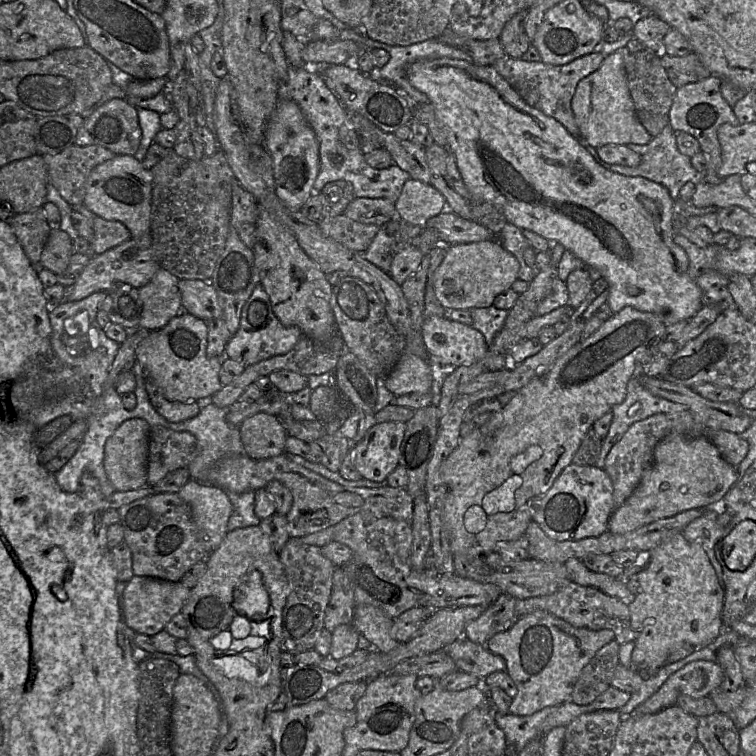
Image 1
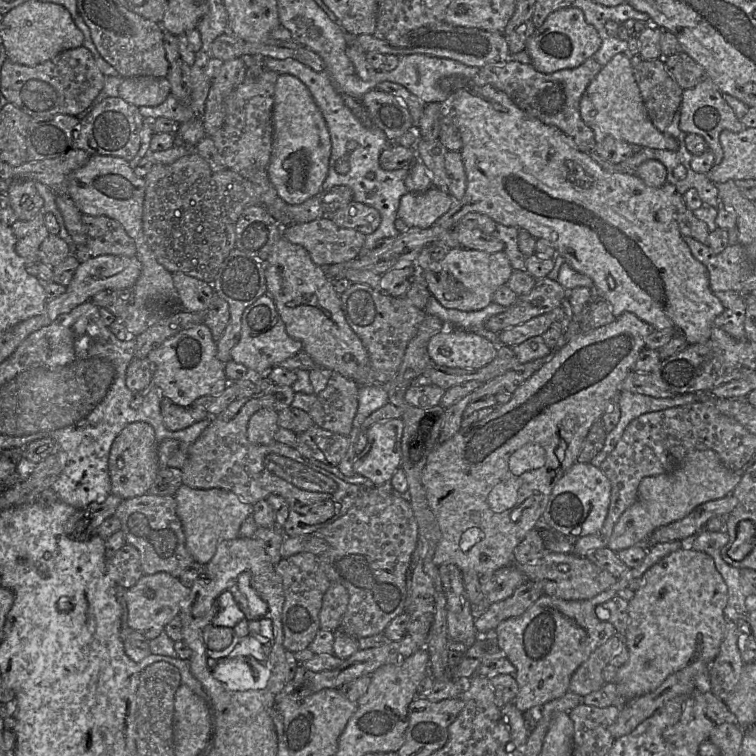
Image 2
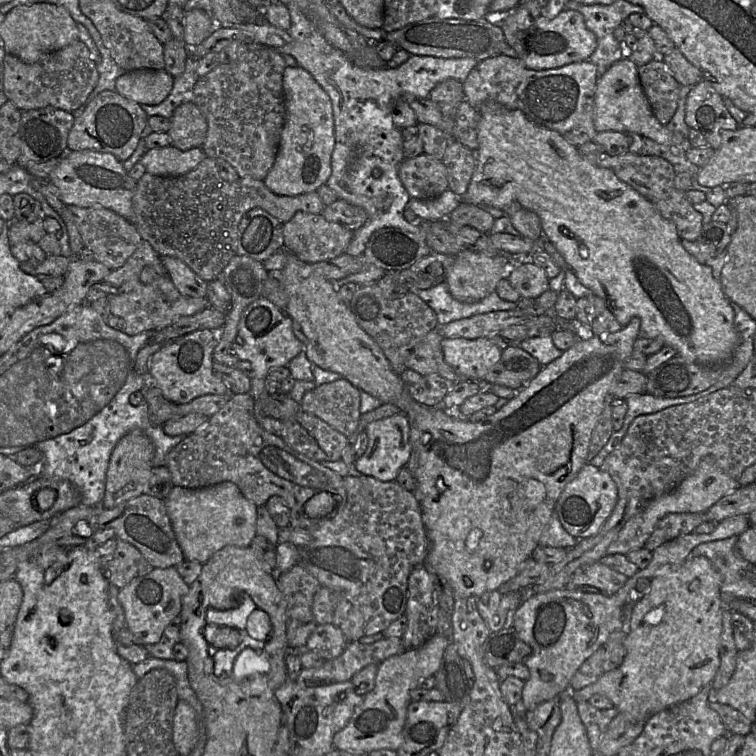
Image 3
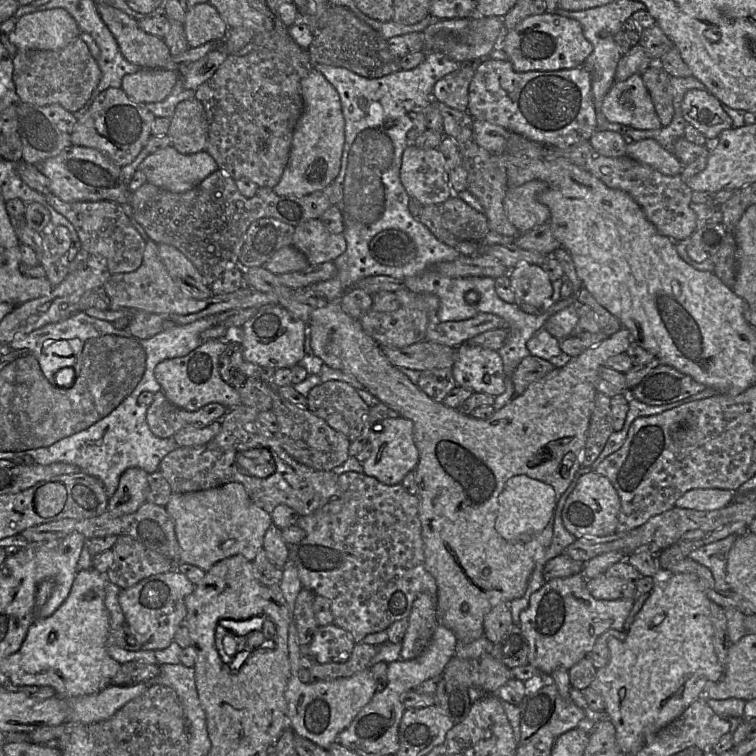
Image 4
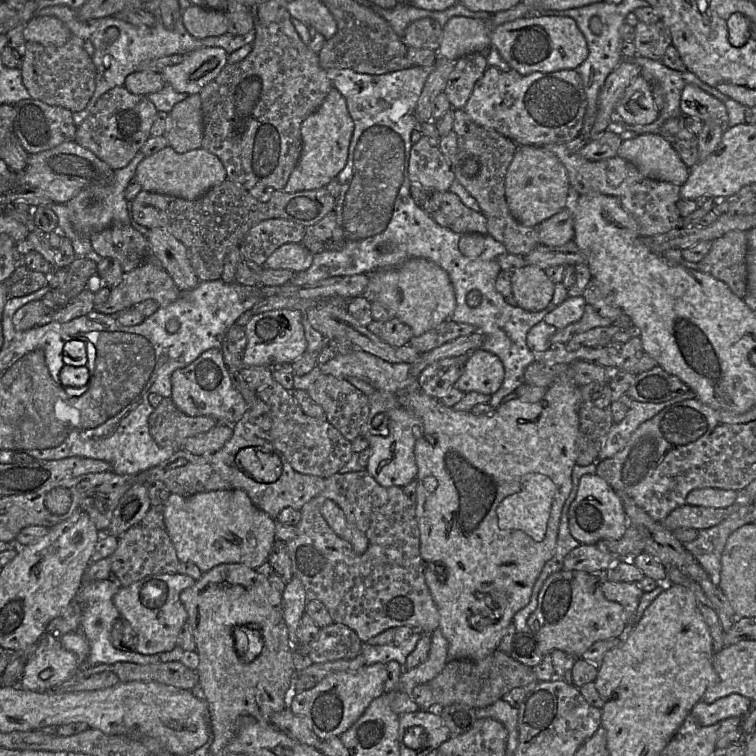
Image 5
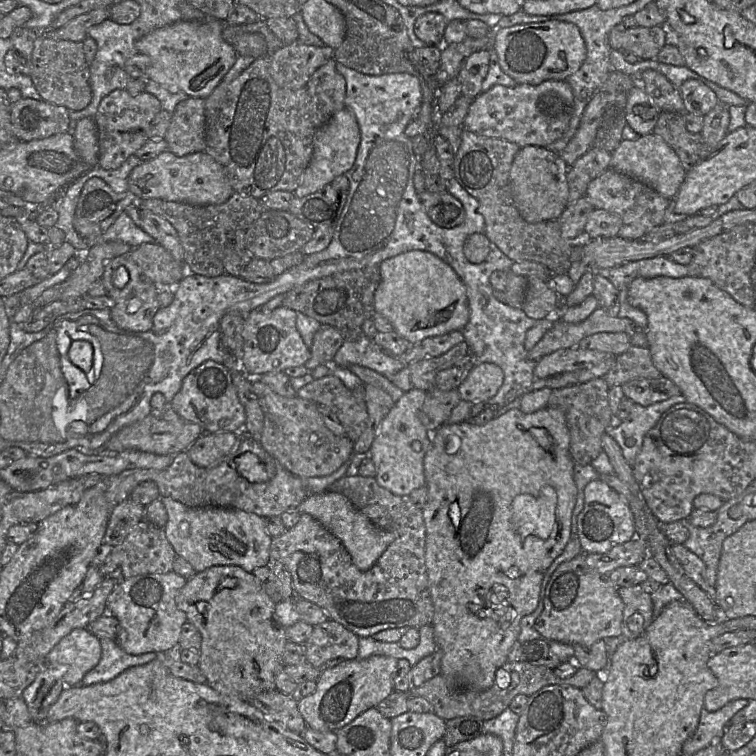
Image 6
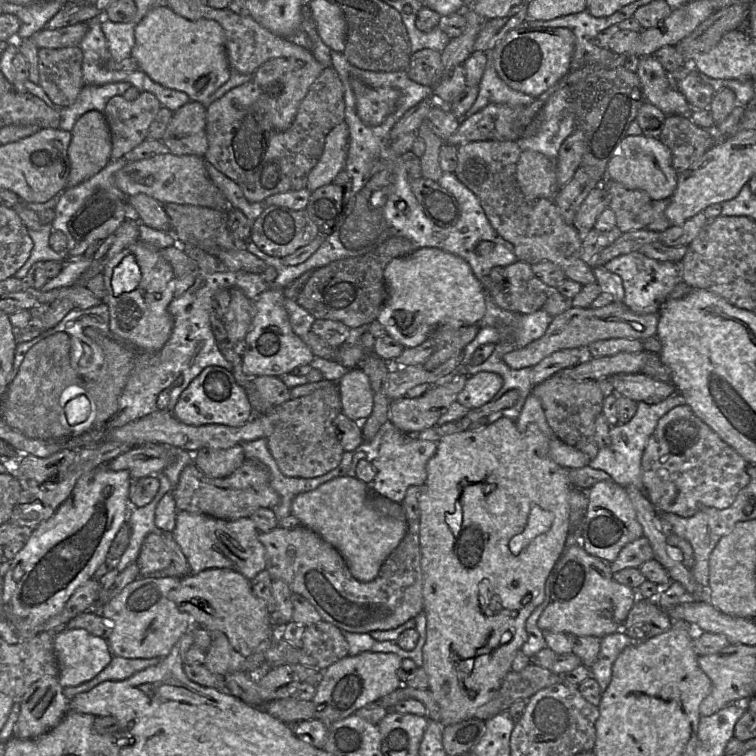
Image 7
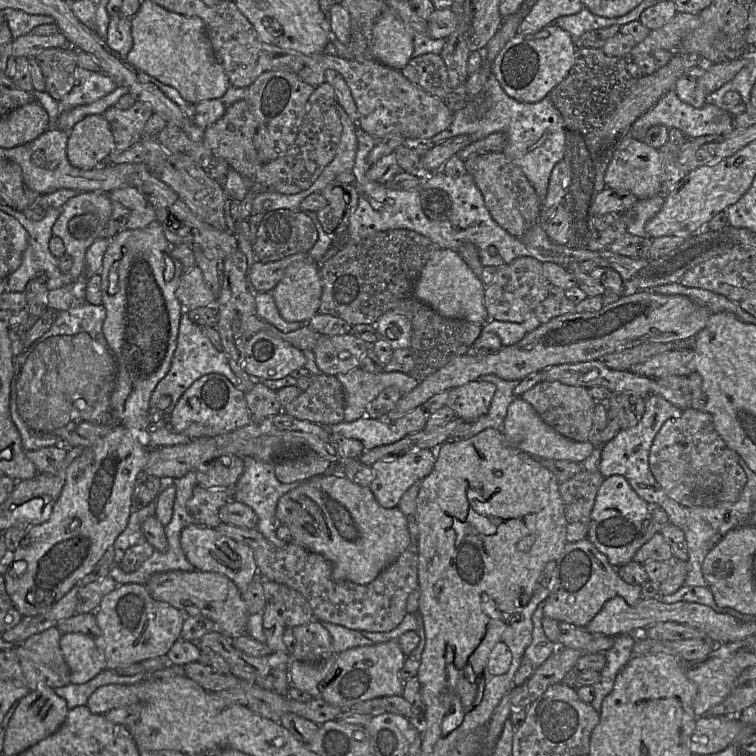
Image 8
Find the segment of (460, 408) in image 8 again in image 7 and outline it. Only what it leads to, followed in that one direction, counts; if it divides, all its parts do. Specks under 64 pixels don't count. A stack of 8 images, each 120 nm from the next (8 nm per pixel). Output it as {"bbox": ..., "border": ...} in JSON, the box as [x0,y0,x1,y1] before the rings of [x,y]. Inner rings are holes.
{"bbox":[457,371,502,409],"border":[[[481,371],[469,375],[457,401],[468,409],[478,408],[492,401],[502,385],[502,377],[494,372]]]}

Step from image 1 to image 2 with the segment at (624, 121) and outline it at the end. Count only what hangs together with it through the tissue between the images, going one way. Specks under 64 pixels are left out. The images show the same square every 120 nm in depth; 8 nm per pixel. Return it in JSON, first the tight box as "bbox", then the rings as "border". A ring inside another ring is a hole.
{"bbox":[580,52,679,151],"border":[[[628,52],[618,53],[605,64],[589,83],[580,100],[580,115],[594,132],[595,142],[607,136],[642,147],[677,151],[679,142],[659,131],[650,120],[635,81]]]}

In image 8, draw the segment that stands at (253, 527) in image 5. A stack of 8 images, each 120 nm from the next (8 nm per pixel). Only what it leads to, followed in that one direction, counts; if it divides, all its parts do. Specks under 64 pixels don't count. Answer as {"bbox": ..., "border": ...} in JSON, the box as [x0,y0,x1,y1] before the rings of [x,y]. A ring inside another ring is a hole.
{"bbox":[181,524,257,593],"border":[[[191,524],[181,532],[181,547],[195,570],[215,572],[228,577],[243,593],[257,574],[257,564],[252,549],[224,536],[215,528]]]}

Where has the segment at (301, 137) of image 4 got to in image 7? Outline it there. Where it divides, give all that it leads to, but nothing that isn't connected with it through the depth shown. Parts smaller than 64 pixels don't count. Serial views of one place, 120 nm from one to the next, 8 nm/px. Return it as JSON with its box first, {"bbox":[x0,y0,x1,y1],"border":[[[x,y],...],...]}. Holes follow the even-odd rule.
{"bbox":[305,121,349,192],"border":[[[344,121],[327,135],[323,154],[310,171],[305,189],[310,192],[333,182],[336,175],[345,168],[349,145],[349,128]]]}

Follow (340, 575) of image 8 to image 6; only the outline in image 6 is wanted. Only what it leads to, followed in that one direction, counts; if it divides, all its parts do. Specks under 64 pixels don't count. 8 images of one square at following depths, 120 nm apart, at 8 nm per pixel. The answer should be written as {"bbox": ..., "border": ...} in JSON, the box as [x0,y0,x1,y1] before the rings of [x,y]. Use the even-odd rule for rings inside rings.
{"bbox":[297,491,395,571],"border":[[[324,491],[310,494],[297,508],[300,514],[309,514],[336,536],[345,546],[352,561],[360,571],[367,571],[378,561],[387,547],[395,540],[395,534],[377,528],[341,493]]]}

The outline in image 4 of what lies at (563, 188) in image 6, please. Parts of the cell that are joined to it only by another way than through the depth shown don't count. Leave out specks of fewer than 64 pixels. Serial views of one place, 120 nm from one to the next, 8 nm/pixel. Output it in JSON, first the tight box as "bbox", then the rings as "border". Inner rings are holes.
{"bbox":[504,180,549,233],"border":[[[532,180],[518,187],[508,188],[504,197],[505,212],[508,220],[520,233],[549,223],[549,208],[537,200],[546,189],[547,183],[541,180]]]}

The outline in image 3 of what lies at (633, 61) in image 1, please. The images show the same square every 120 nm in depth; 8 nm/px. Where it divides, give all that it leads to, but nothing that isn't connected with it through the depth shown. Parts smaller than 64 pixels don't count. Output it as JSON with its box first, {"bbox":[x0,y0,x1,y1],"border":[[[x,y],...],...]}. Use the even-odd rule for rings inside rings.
{"bbox":[638,57,681,126],"border":[[[660,57],[639,66],[638,76],[654,116],[666,126],[676,112],[681,85]]]}

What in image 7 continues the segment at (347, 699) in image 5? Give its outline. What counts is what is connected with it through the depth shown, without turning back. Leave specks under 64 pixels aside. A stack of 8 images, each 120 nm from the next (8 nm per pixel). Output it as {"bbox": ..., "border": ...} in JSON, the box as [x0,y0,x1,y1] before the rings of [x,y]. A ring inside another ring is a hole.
{"bbox":[312,652,402,724],"border":[[[362,652],[356,656],[346,656],[322,670],[312,699],[315,705],[315,719],[325,724],[345,719],[358,709],[377,702],[401,687],[402,683],[397,676],[401,661],[401,657],[390,652]]]}

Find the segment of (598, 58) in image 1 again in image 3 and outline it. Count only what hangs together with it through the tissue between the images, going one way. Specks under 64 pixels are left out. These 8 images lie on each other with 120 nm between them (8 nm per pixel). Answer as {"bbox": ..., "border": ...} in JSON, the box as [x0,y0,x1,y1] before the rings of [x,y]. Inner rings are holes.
{"bbox":[463,54,598,147],"border":[[[500,54],[500,55],[495,55],[495,56],[489,57],[487,59],[480,61],[471,70],[471,72],[467,76],[466,80],[464,81],[463,90],[464,90],[465,100],[473,108],[479,109],[479,107],[483,103],[485,103],[487,101],[493,101],[493,102],[496,102],[506,108],[520,110],[526,116],[526,118],[528,118],[534,124],[558,132],[568,143],[570,143],[573,146],[578,147],[586,142],[592,141],[592,139],[594,138],[594,136],[596,135],[596,132],[597,132],[595,130],[594,121],[593,121],[594,95],[595,95],[597,81],[598,81],[598,75],[597,75],[596,66],[592,62],[589,62],[587,60],[570,63],[570,64],[567,64],[560,68],[545,69],[545,70],[532,70],[532,69],[527,68],[518,57],[512,58],[512,57],[508,57],[508,56]]]}

